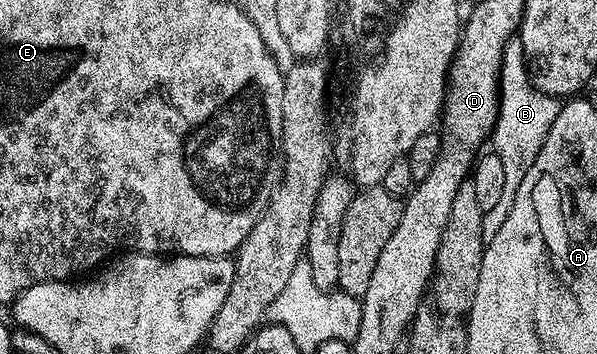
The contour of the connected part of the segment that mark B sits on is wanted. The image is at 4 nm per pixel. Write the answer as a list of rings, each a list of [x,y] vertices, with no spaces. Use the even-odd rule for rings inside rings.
[[[518,37],[510,38],[503,50],[503,67],[499,69],[499,119],[493,131],[493,153],[501,156],[501,165],[505,171],[505,188],[501,201],[494,208],[489,208],[483,215],[483,241],[491,242],[497,236],[501,224],[505,224],[505,216],[509,216],[509,208],[513,208],[513,200],[517,196],[517,188],[521,180],[525,180],[525,172],[537,160],[541,152],[541,144],[545,144],[545,136],[549,136],[549,128],[553,128],[553,120],[557,120],[560,99],[542,94],[531,83],[527,74],[527,62],[523,45]]]

